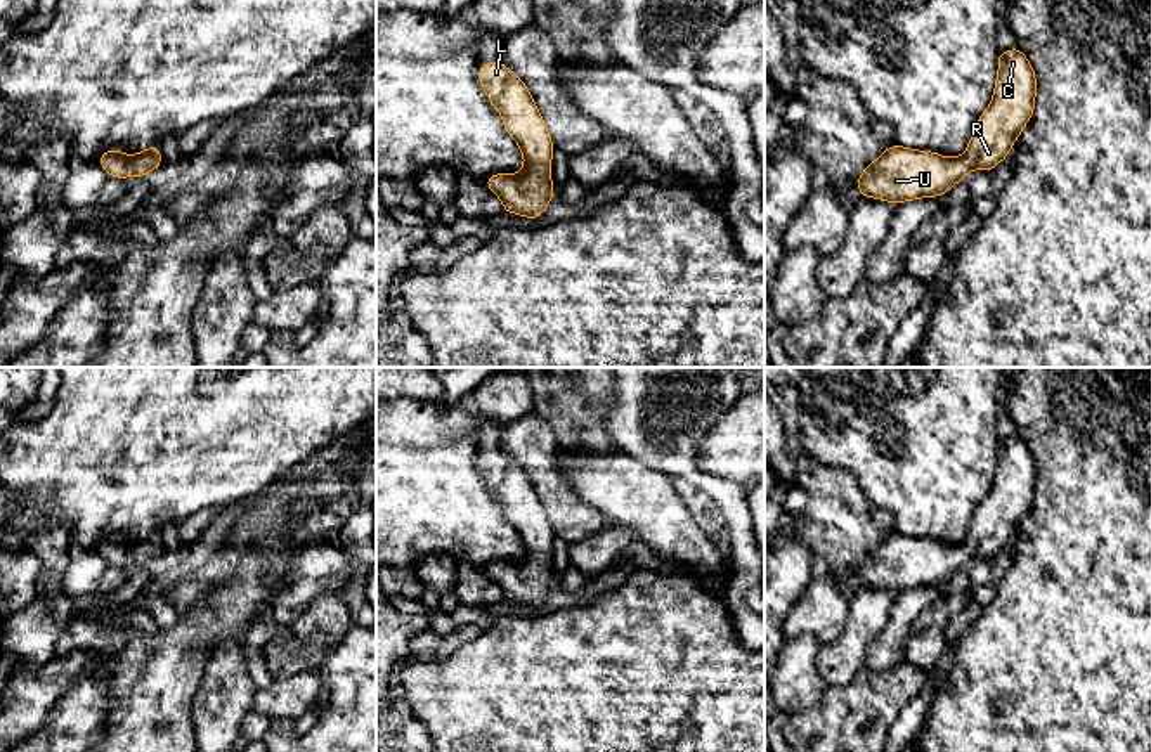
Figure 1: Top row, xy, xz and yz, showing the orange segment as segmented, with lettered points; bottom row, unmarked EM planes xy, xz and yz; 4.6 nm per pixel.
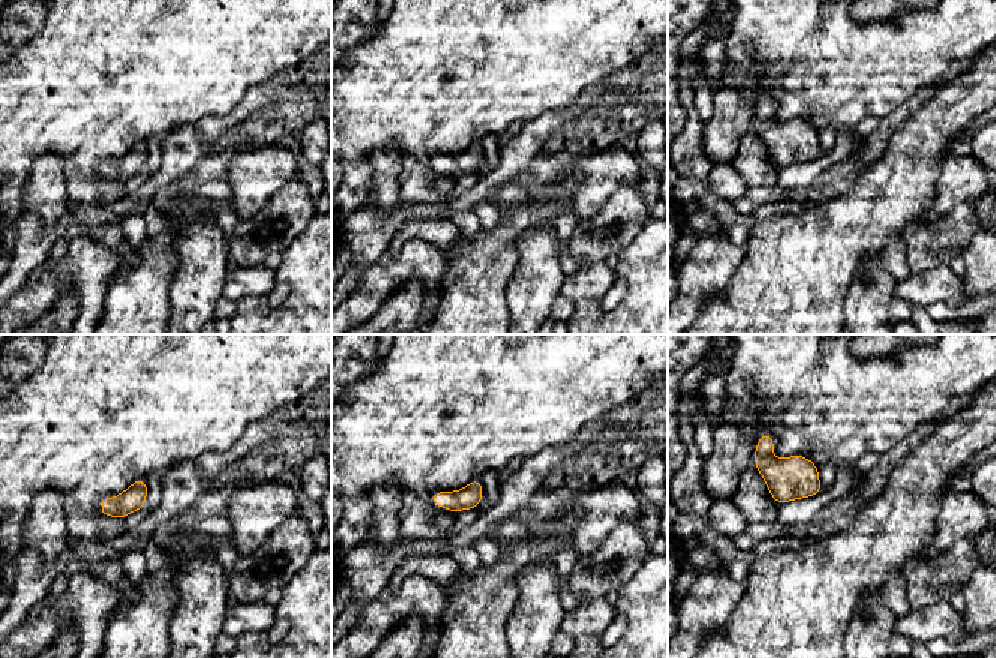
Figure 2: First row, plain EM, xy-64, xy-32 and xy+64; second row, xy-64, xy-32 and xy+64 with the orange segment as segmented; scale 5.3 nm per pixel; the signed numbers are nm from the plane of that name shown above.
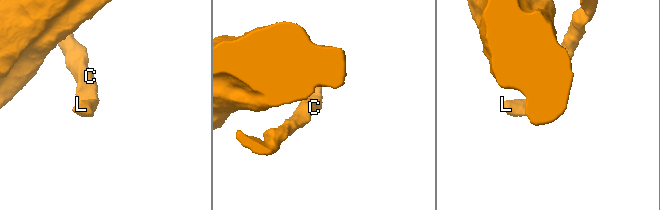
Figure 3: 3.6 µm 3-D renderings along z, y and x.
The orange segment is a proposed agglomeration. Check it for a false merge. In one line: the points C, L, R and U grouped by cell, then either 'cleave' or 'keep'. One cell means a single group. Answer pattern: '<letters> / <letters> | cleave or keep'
C L R U | keep

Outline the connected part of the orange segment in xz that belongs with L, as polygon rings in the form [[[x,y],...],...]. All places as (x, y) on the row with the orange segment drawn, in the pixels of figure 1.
[[[491,61],[478,64],[478,83],[487,94],[489,102],[497,109],[506,133],[518,144],[523,154],[523,168],[518,175],[494,173],[487,177],[484,184],[501,199],[504,213],[537,220],[555,198],[555,187],[551,184],[555,144],[548,133],[548,125],[522,78],[503,62]]]

